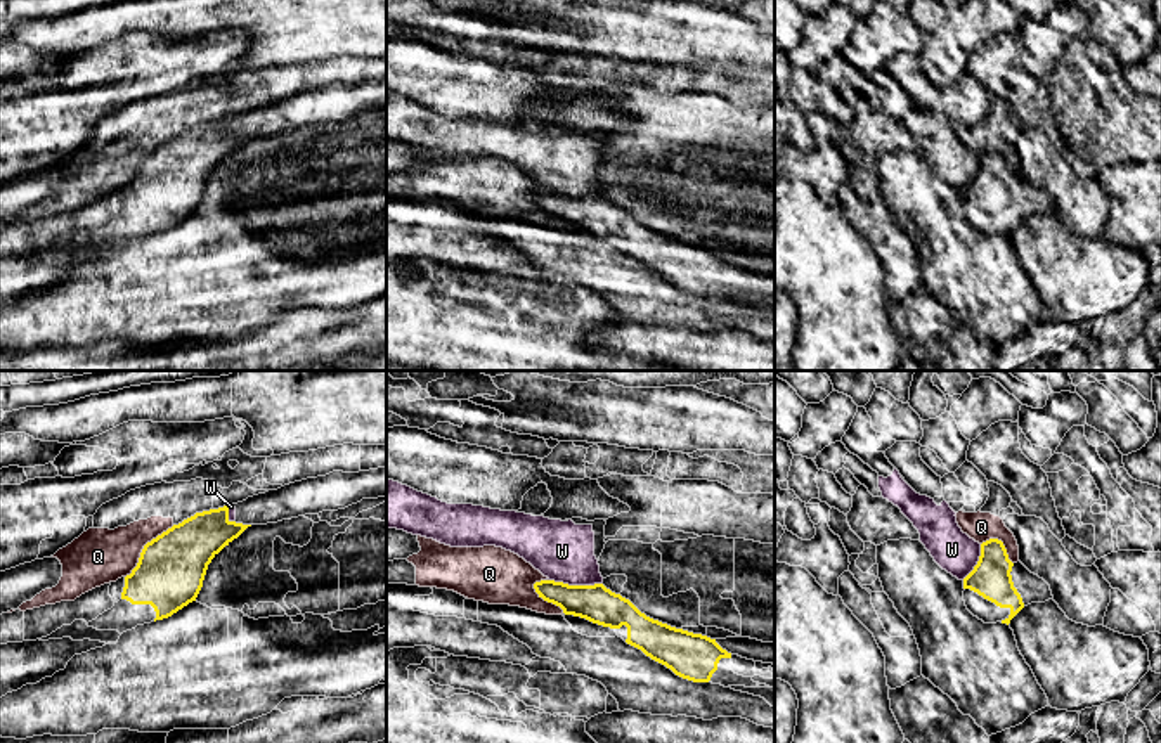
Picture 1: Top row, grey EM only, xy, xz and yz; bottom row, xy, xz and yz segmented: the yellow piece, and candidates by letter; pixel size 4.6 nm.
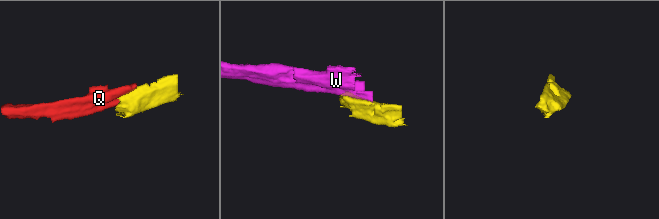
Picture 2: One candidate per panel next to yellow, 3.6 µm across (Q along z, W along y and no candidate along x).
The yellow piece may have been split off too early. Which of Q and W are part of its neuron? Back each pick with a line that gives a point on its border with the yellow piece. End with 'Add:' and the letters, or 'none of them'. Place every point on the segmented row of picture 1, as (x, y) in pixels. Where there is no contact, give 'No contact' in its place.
Add: none of them

